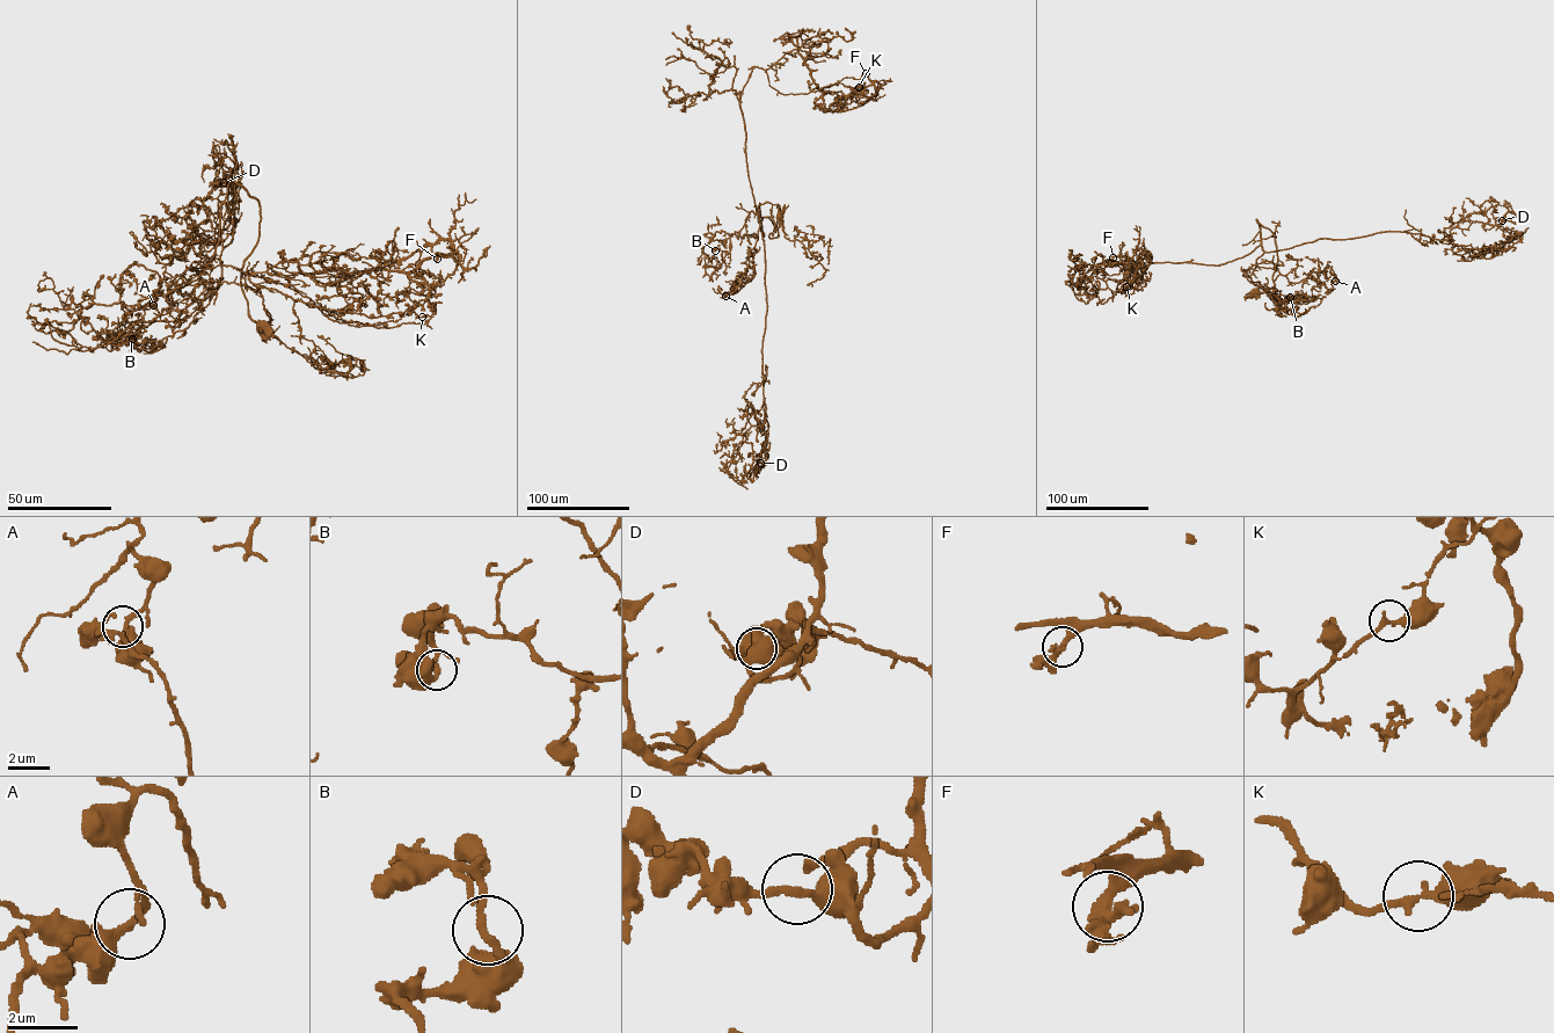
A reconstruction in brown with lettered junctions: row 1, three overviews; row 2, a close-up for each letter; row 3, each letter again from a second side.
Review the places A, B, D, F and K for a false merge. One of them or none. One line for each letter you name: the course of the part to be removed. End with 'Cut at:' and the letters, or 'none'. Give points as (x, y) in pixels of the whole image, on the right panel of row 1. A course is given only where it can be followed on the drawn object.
K: foreign part runs (1126, 286), (1130, 282), (1123, 274), (1136, 263), (1092, 264), (1073, 259), (1075, 266), (1067, 271)
Cut at: K

